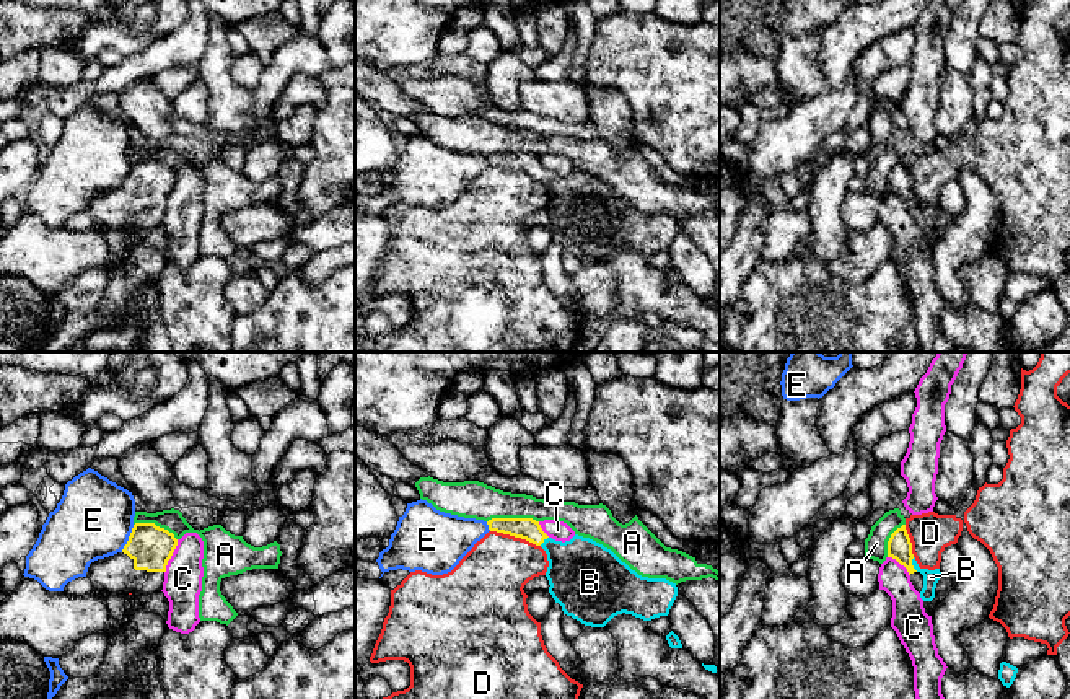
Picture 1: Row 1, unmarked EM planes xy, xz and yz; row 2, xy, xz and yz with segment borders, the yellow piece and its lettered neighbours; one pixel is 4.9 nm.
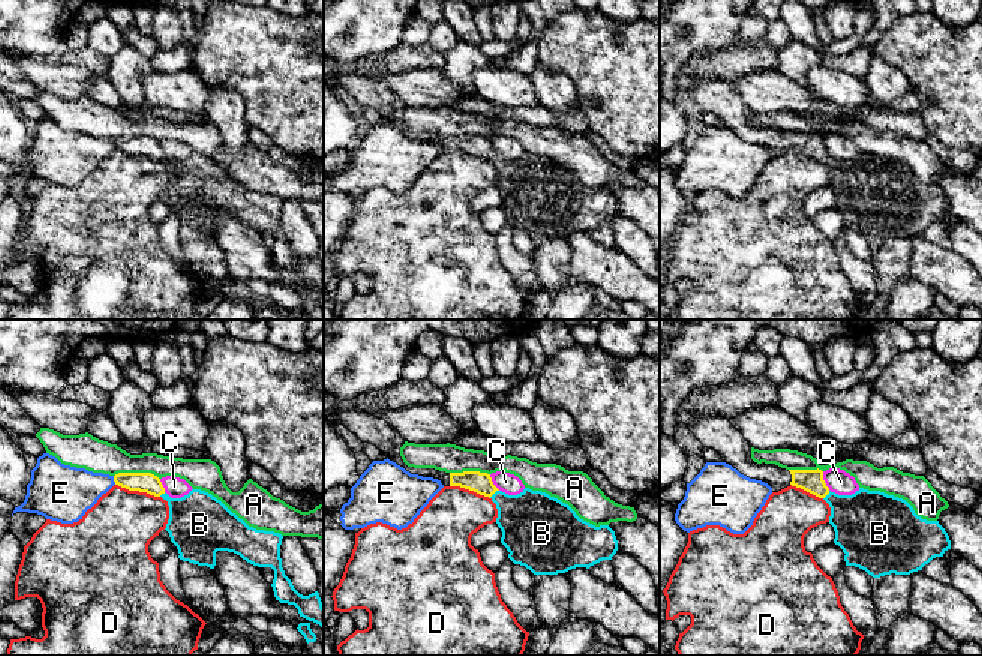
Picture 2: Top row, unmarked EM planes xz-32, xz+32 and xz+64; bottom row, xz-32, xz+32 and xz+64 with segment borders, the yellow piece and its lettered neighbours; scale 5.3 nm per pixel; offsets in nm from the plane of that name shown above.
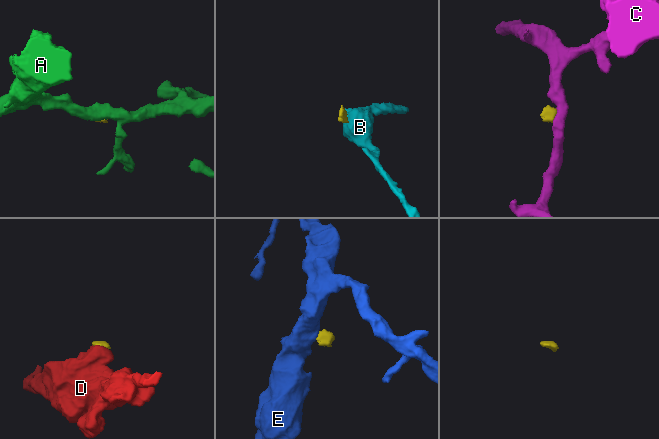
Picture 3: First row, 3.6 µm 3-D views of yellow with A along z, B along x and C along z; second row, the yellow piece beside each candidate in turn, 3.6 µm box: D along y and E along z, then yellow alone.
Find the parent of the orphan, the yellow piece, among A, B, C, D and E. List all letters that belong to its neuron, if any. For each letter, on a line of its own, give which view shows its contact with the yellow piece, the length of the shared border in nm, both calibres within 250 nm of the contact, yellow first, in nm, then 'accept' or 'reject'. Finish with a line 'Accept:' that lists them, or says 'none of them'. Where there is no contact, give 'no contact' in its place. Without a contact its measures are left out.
A: contact in xz; length 260 nm; calibres 110 and 190 nm; reject
B: contact in yz; length 80 nm; calibres 120 and 80 nm; accept
C: contact in xy; length 180 nm; calibres 220 and 190 nm; reject
D: contact in xz; length 260 nm; calibres 110 and 340 nm; reject
E: contact in xy; length 150 nm; calibres 220 and 380 nm; reject
Accept: B

